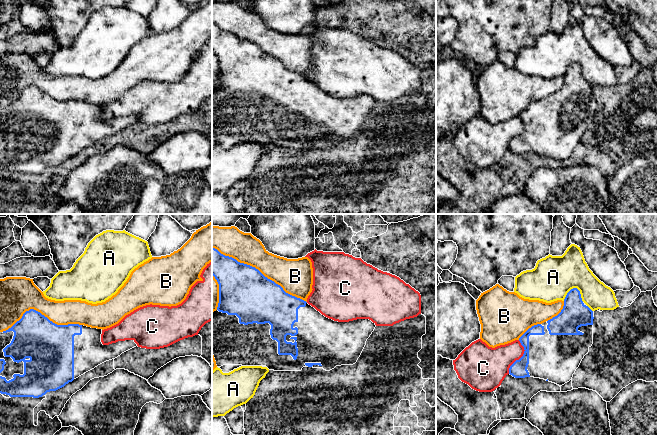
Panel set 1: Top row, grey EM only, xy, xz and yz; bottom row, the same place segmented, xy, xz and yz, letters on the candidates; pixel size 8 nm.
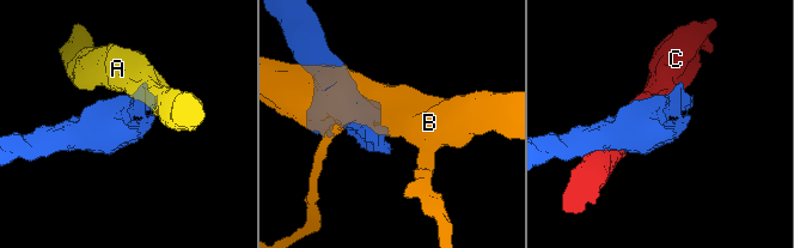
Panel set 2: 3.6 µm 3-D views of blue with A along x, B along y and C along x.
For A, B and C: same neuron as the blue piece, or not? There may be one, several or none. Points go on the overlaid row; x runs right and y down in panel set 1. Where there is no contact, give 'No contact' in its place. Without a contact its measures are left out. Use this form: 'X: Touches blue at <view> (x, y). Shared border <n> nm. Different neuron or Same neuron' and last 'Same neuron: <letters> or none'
A: Touches blue at yz (575, 288). Shared border 170 nm. Different neuron
B: Touches blue at xz (258, 270). Shared border 900 nm. Different neuron
C: Touches blue at yz (521, 357). Shared border 280 nm. Different neuron
Same neuron: none

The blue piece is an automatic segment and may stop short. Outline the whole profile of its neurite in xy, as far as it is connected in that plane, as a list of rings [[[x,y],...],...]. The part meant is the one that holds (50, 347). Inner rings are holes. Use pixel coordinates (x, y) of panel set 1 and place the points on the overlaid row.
[[[34,309],[26,311],[11,328],[0,332],[0,393],[10,397],[42,397],[137,346],[134,340],[103,345],[101,334],[102,329],[57,325]]]

